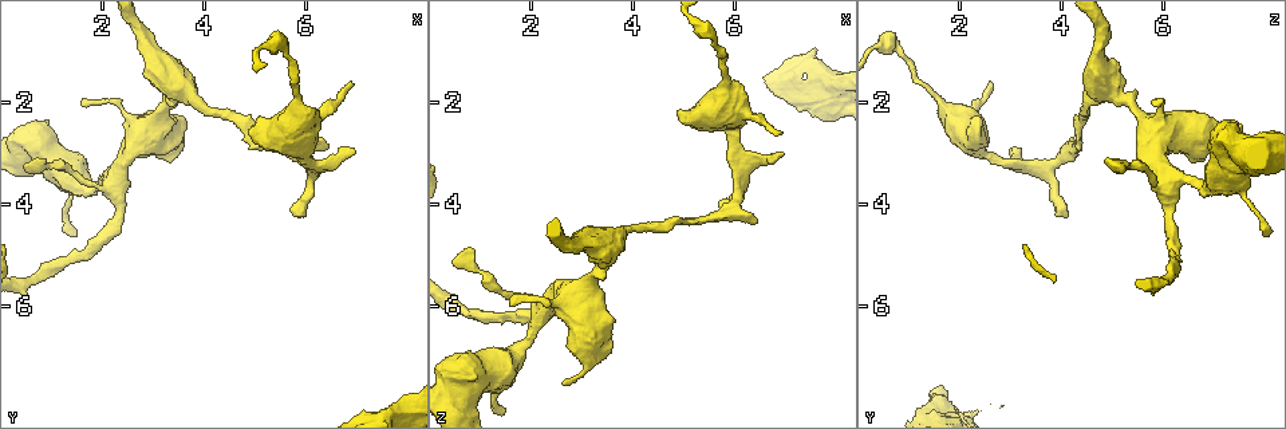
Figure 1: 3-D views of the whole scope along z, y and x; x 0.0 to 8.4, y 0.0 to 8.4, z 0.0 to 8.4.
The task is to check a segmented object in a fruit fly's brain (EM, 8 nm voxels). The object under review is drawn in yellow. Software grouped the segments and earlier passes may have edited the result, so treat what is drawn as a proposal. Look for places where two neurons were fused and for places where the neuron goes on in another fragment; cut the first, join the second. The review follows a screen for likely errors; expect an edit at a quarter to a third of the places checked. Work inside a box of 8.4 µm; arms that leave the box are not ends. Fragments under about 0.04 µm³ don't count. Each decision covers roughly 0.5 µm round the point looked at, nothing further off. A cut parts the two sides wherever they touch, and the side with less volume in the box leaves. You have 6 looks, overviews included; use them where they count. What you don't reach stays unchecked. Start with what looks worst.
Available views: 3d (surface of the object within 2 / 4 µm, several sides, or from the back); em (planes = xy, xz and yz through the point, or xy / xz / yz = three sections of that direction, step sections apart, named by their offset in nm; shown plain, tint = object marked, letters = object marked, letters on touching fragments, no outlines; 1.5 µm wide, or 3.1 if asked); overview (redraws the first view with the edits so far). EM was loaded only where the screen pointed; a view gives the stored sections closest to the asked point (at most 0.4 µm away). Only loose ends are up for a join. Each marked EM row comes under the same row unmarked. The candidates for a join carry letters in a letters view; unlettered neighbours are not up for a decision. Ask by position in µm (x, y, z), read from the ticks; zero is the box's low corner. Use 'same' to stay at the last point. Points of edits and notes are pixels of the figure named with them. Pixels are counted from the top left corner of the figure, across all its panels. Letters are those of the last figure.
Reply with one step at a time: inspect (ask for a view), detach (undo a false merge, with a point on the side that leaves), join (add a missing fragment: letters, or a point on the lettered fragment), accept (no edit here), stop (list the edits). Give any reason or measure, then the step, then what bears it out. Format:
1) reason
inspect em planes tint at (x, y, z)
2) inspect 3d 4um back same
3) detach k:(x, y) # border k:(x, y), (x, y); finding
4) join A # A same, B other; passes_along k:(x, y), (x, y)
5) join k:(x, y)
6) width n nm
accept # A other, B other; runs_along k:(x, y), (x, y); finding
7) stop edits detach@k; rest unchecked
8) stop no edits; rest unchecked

an open end
inspect em planes letters at (5.90, 4.25, 4.10)

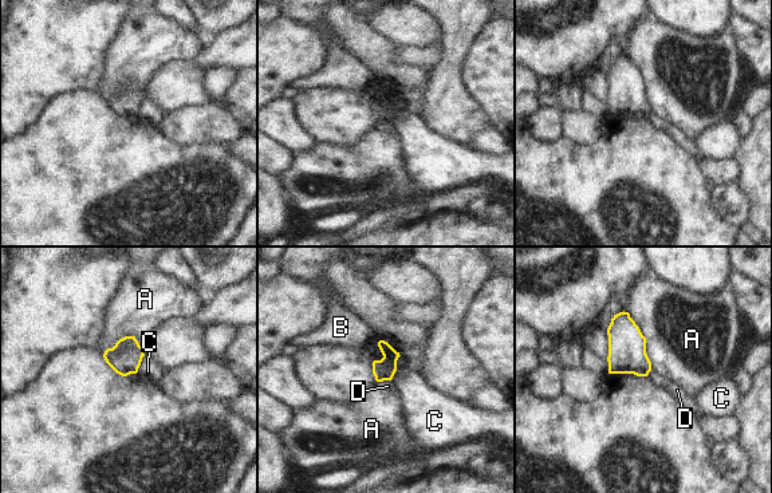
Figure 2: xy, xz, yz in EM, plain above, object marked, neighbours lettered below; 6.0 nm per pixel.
longest_contact A 380 nm
accept # A other, B other, C other, D other; border 2:(390, 379), (377, 382); no lettered fragment goes on from it

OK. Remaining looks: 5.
inspect 3d 4um at (6.95, 2.95, 3.05)

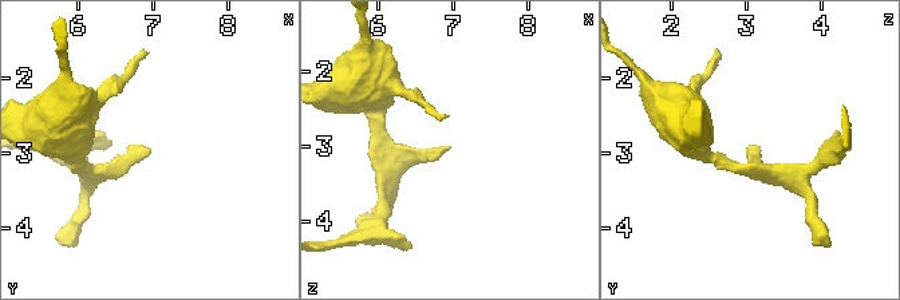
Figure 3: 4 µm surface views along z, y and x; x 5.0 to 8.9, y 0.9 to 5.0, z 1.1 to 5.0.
now the EM
inspect em xz step 4 letters at (6.95, 2.95, 3.00)

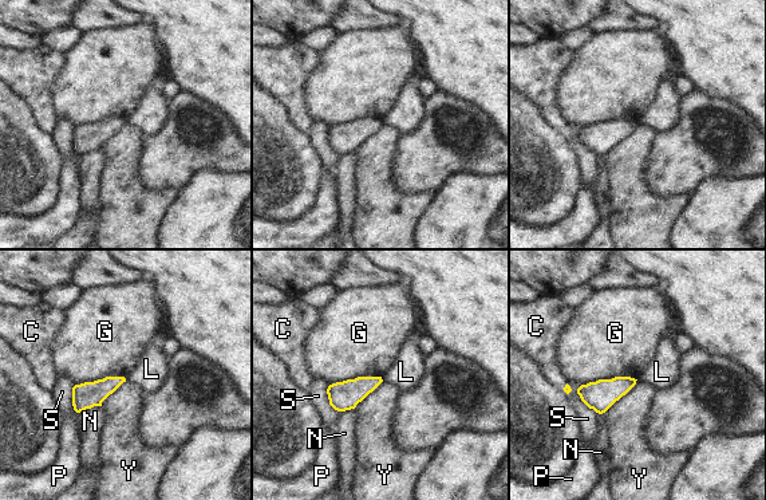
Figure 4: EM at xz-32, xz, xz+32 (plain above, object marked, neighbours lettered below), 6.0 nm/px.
inspect em planes letters same

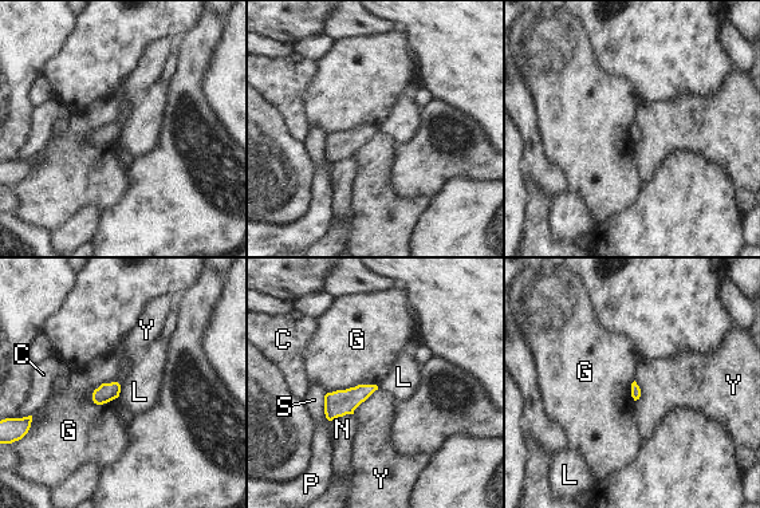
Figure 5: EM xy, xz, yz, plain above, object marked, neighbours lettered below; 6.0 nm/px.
accept # C other, G other, L other, N other, P other, S other, Y other; none of them fits

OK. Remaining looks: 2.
thick turns thin
inspect 3d 4um at (2.75, 2.75, 5.85)

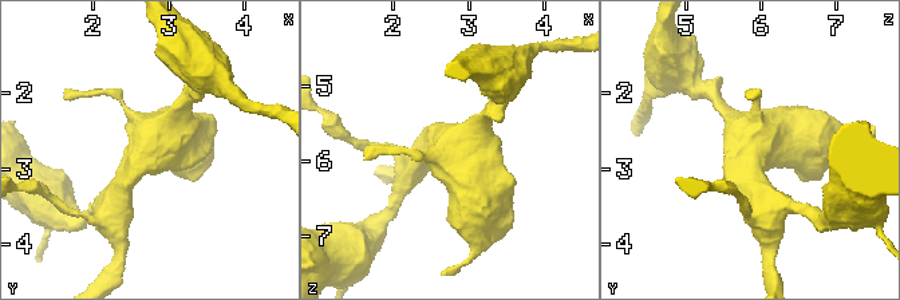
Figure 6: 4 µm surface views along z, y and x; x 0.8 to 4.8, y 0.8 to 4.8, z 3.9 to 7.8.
shape alone is not enough
inspect em planes letters at (2.75, 2.80, 5.85)

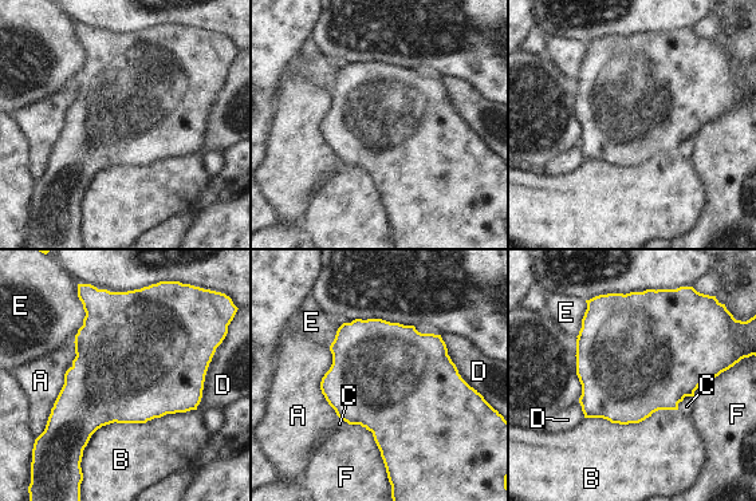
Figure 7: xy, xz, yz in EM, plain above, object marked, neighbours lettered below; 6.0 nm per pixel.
accept # A other, B other, C other, D other, E other, F other; border 7:(196, 409), (102, 425), (81, 461); all the same neuron

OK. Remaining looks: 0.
stop no edits; rest unchecked

